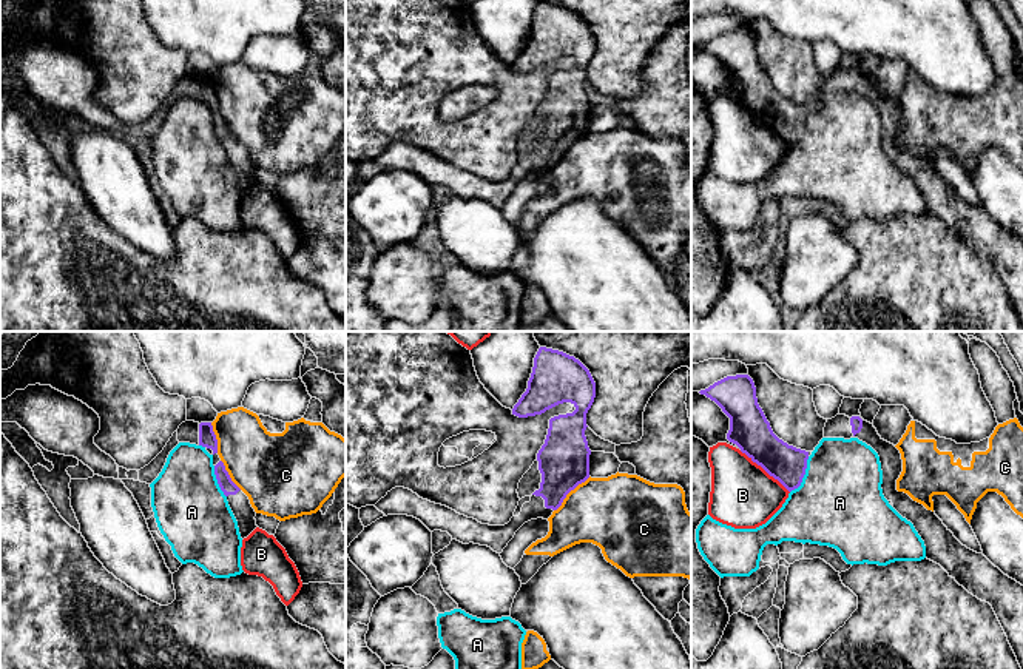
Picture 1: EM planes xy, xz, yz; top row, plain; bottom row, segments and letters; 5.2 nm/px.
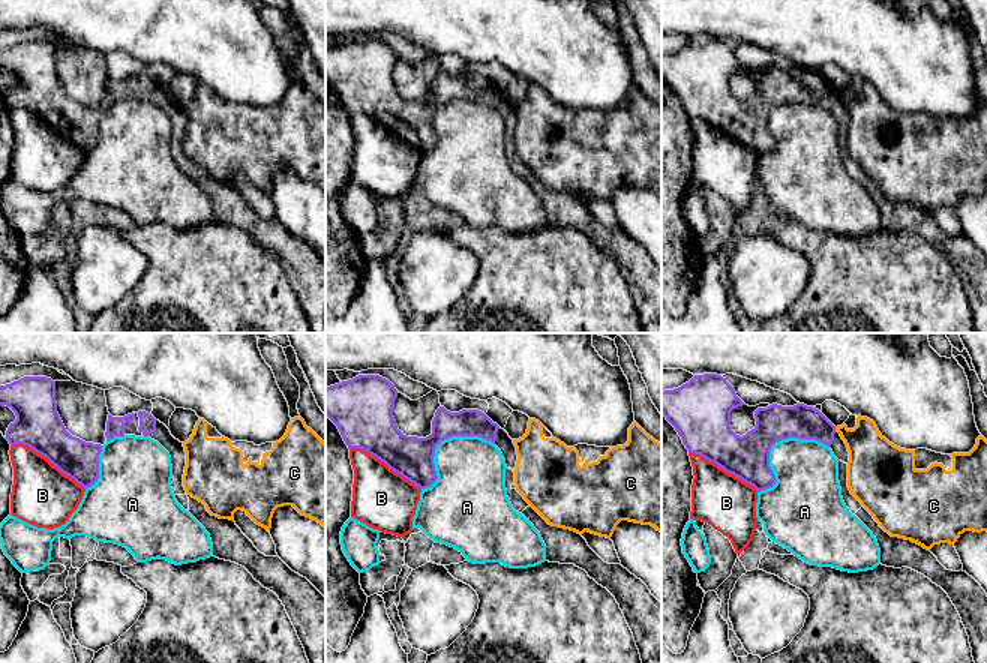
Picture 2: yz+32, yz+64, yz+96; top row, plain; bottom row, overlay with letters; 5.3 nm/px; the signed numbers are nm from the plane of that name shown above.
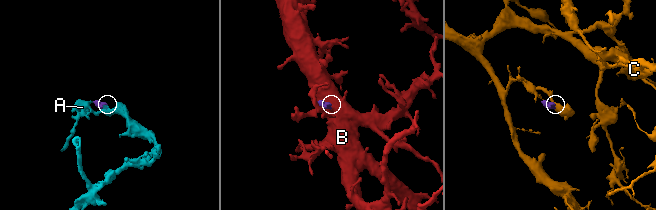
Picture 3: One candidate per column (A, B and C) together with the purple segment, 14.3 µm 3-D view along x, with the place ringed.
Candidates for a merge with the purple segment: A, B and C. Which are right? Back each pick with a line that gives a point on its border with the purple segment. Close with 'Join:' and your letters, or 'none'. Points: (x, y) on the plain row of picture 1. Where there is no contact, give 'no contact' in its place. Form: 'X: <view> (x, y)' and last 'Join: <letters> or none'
Join: none

